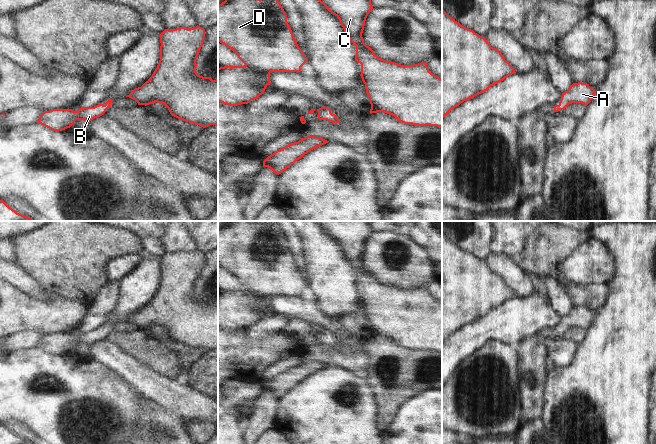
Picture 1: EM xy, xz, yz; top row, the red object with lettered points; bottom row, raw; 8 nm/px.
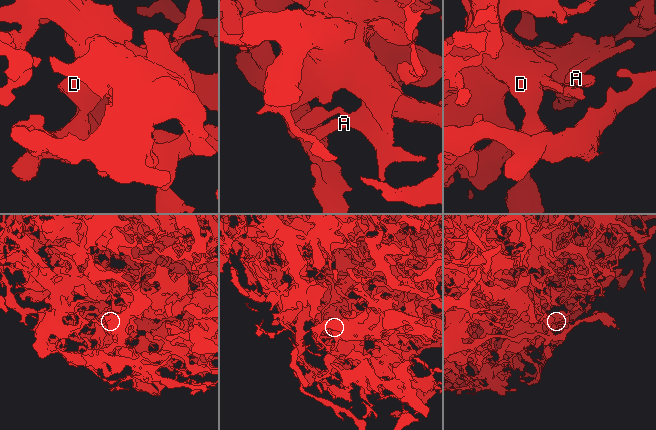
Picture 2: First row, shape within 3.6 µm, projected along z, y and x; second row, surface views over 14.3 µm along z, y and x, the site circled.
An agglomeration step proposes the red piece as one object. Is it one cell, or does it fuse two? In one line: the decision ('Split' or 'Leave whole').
Leave whole.

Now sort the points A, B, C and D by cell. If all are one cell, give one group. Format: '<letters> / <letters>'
A B C D

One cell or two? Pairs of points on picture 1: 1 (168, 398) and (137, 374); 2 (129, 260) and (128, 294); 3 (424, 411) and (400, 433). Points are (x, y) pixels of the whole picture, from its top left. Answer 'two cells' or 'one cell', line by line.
1: one cell
2: two cells
3: one cell

